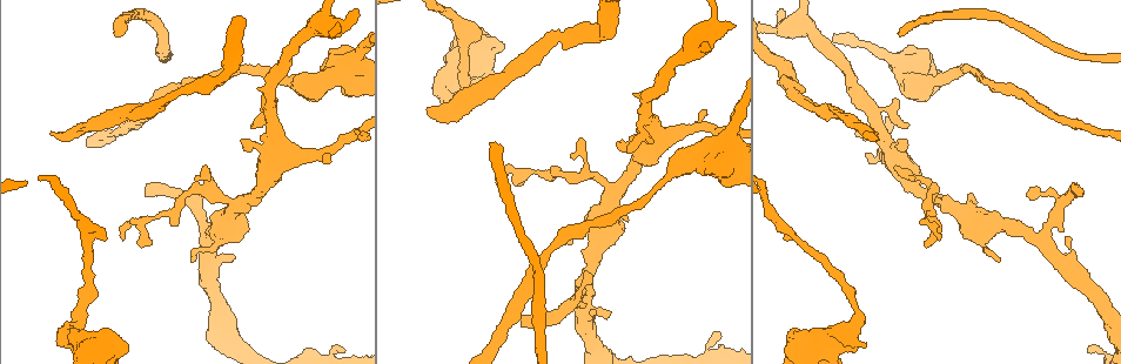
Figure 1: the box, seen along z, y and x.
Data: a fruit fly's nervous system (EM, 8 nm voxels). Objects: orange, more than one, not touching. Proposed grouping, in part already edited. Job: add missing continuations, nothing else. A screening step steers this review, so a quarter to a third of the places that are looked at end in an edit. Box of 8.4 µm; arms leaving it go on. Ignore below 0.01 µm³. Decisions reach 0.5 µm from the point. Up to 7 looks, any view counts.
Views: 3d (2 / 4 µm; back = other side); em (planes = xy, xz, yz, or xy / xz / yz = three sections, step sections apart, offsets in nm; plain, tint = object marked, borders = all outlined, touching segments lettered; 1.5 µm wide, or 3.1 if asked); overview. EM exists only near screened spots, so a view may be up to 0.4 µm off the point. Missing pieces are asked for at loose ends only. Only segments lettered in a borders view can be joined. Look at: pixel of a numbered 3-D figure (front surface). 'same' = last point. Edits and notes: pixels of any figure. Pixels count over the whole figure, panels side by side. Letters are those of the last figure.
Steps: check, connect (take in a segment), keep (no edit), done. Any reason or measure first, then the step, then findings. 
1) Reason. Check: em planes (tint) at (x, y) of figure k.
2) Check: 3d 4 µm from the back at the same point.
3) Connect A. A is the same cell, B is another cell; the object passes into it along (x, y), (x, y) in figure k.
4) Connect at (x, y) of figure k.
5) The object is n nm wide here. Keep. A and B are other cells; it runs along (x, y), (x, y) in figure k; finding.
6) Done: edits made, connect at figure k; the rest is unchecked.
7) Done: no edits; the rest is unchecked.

End of a long branch. Check: em planes (borders) at (865, 132) of figure 1.

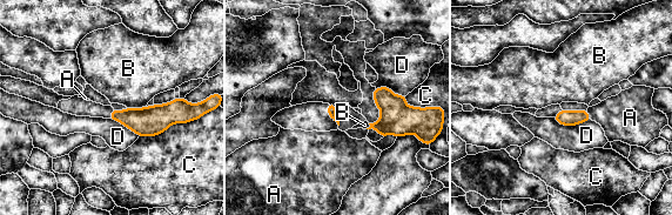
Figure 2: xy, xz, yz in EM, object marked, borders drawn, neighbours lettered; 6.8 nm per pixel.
The longest contact is with C, 320 nm. Connect A. A is the same cell, B, C and D are other cells; the object passes into it along (568, 118), (589, 115), (625, 118) in figure 2; the neuron continues.

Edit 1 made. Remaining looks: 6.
Check: 3d 2 µm at (863, 343) of figure 1.

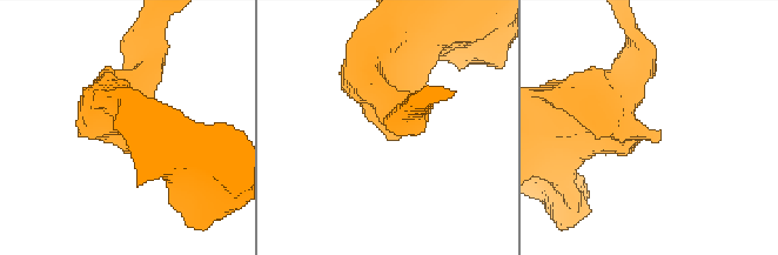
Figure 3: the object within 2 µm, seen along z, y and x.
Check: em planes (borders) at (642, 133) of figure 3.

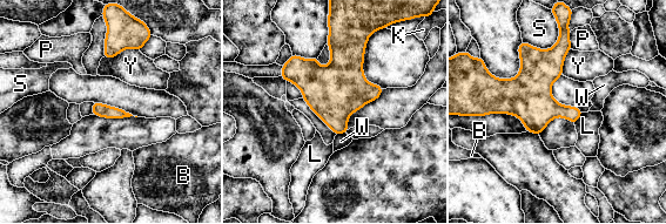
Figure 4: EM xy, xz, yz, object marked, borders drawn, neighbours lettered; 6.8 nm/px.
Keep. B, K, L, P, S, W and Y are other cells; a border runs along (583, 113), (574, 123) in figure 4; no lettered segment goes on from it.

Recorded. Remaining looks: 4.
An open end. Check: em yz step 8 (borders) at (521, 324) of figure 1.

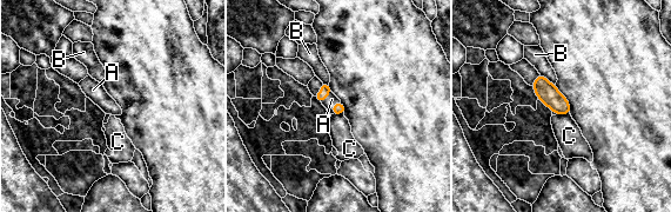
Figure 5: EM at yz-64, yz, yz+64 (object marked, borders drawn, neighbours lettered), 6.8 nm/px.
The longest contact is with B, 140 nm. Connect A. A is the same cell, B and C are other cells; the neuron continues.

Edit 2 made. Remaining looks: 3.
Done: edits made, connect at figure 2, connect at figure 5; the rest is unchecked.

